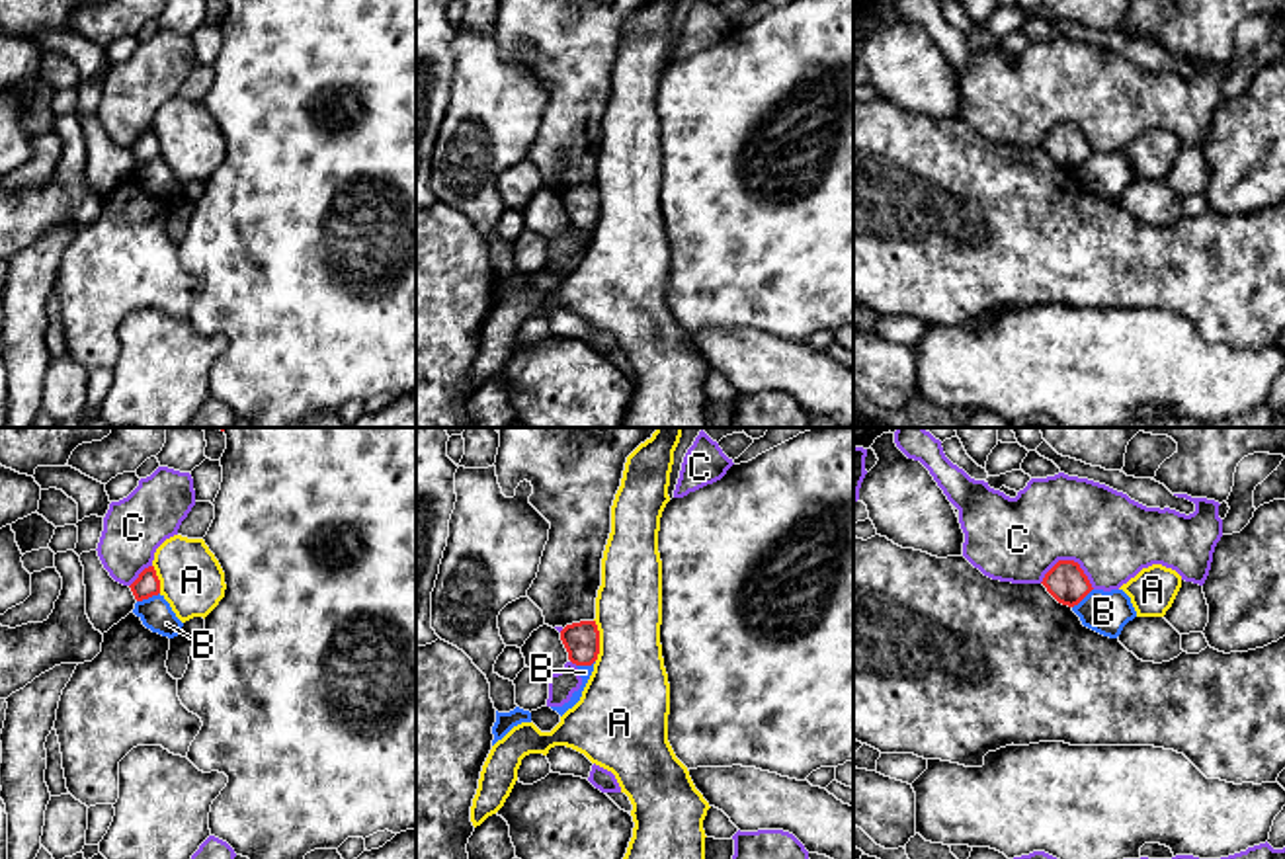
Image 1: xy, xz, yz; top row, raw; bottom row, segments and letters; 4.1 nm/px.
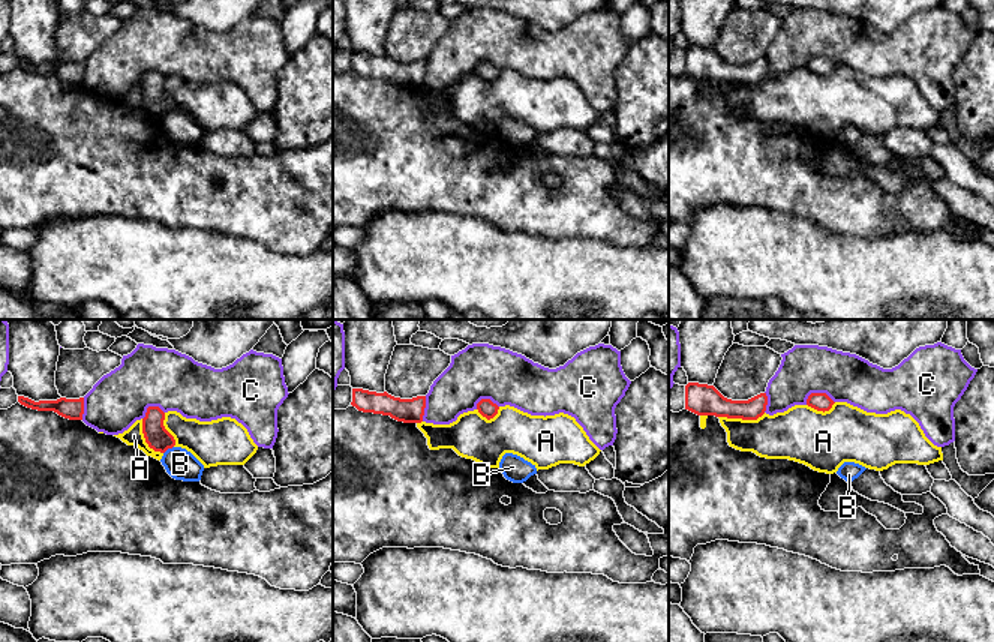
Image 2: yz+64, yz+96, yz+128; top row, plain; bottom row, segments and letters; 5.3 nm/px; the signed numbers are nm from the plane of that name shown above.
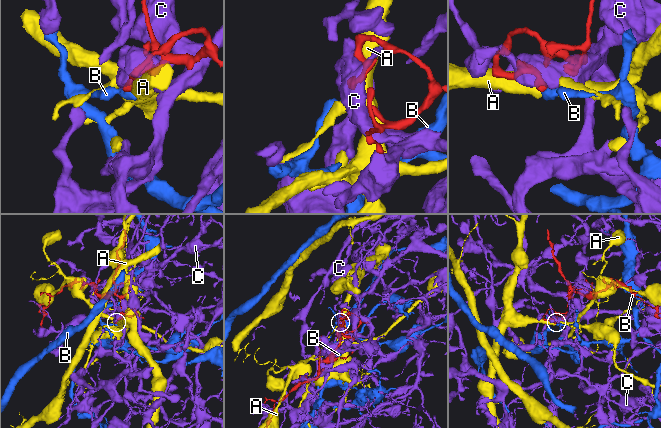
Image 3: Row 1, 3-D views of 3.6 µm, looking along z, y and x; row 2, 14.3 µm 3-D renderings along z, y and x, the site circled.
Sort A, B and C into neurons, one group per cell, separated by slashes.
A / B / C

